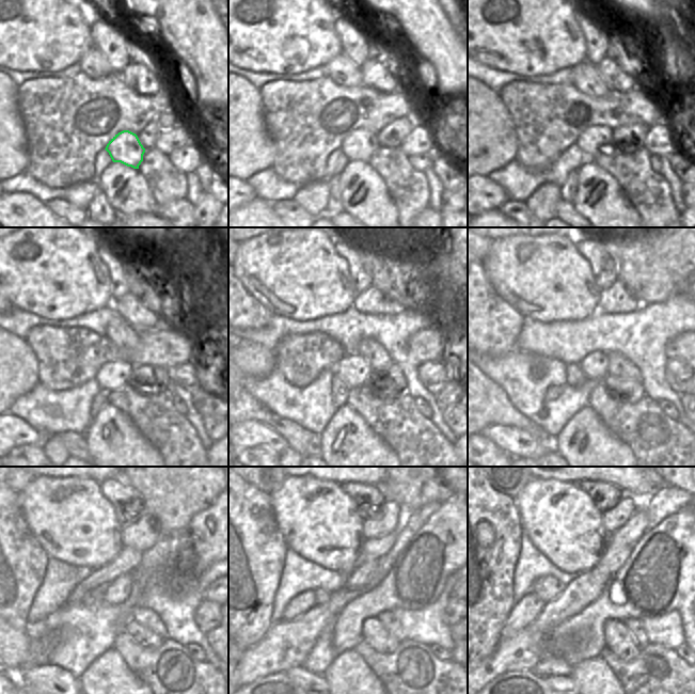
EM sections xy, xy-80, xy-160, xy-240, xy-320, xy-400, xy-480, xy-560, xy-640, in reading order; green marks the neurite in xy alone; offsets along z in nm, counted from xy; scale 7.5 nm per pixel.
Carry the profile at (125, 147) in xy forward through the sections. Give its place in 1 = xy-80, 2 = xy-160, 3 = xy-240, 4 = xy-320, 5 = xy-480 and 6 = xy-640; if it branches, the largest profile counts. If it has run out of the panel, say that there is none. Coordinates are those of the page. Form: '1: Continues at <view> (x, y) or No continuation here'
1: Continues at xy-80 (361, 144)
2: Continues at xy-160 (593, 139)
3: Continues at xy-240 (113, 375)
4: Continues at xy-320 (353, 369)
5: Continues at xy-480 (117, 590)
6: Continues at xy-640 (616, 555)

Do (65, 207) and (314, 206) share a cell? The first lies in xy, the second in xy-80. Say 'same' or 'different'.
different

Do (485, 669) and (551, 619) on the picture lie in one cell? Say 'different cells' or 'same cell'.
same cell

